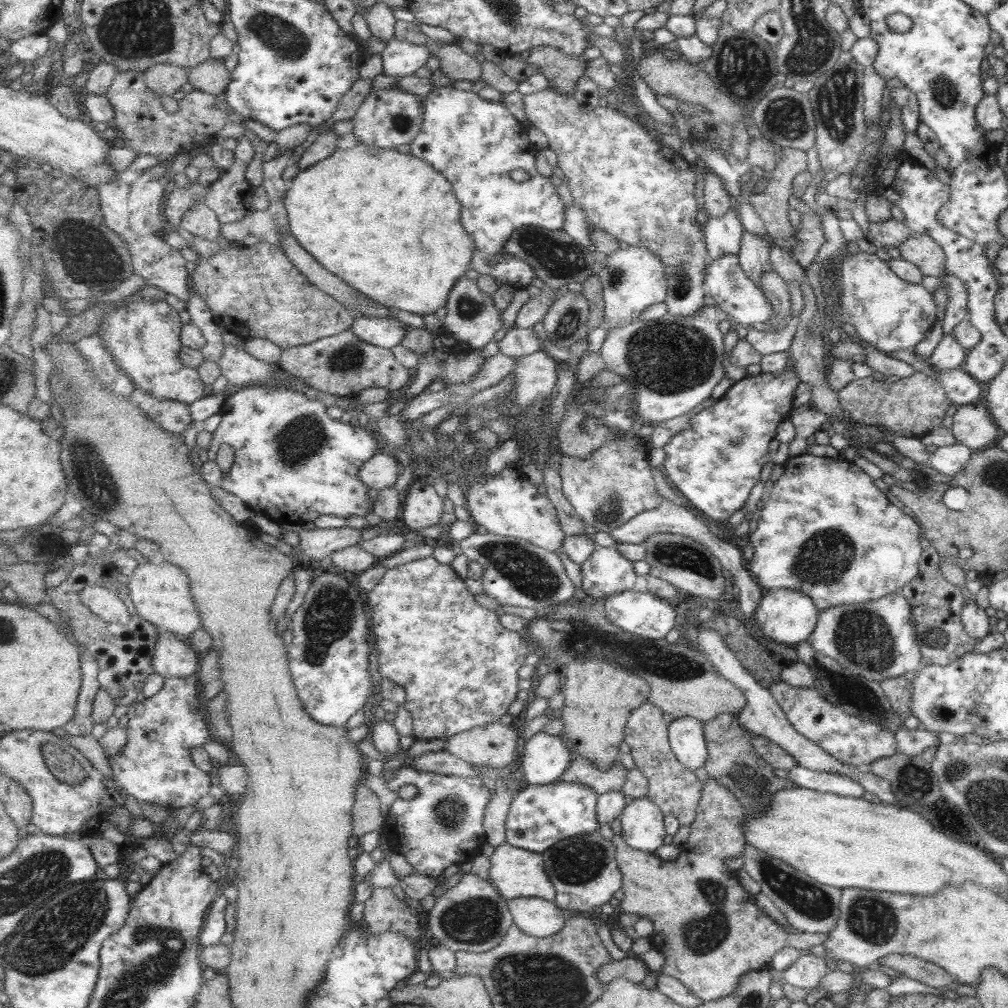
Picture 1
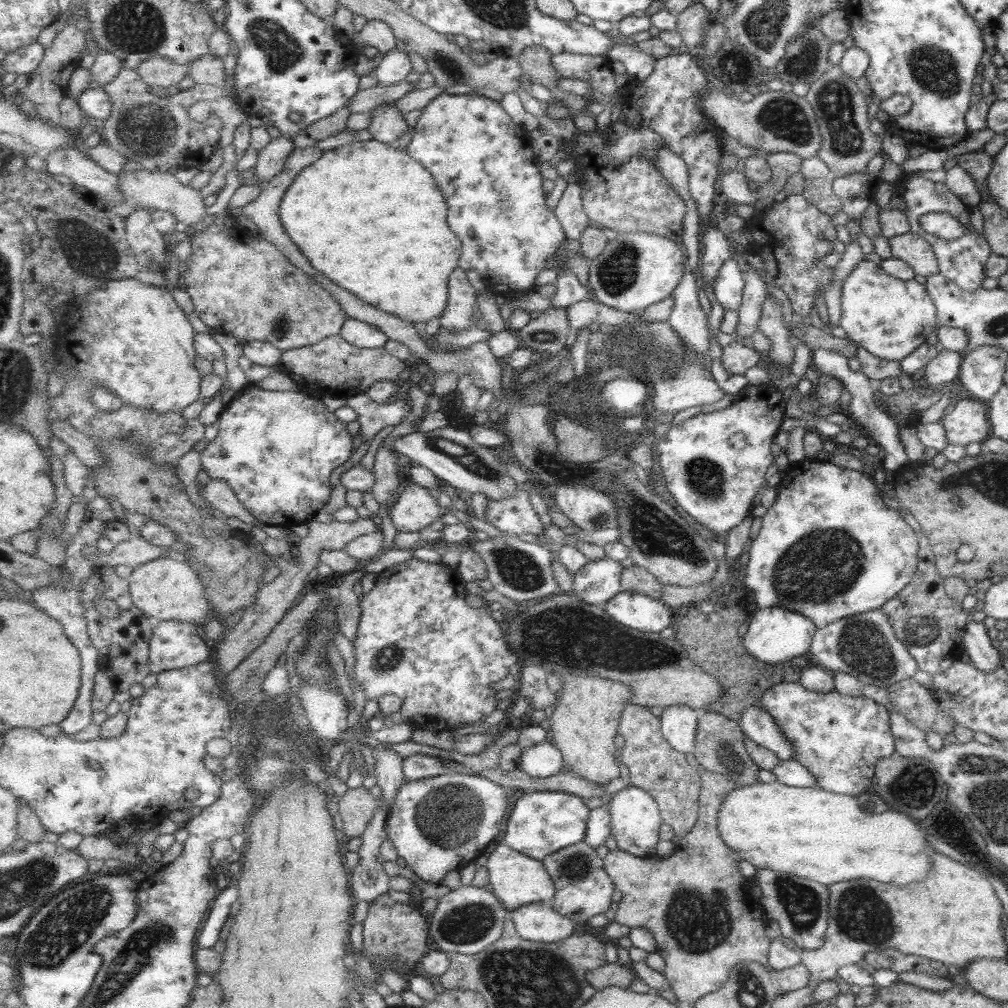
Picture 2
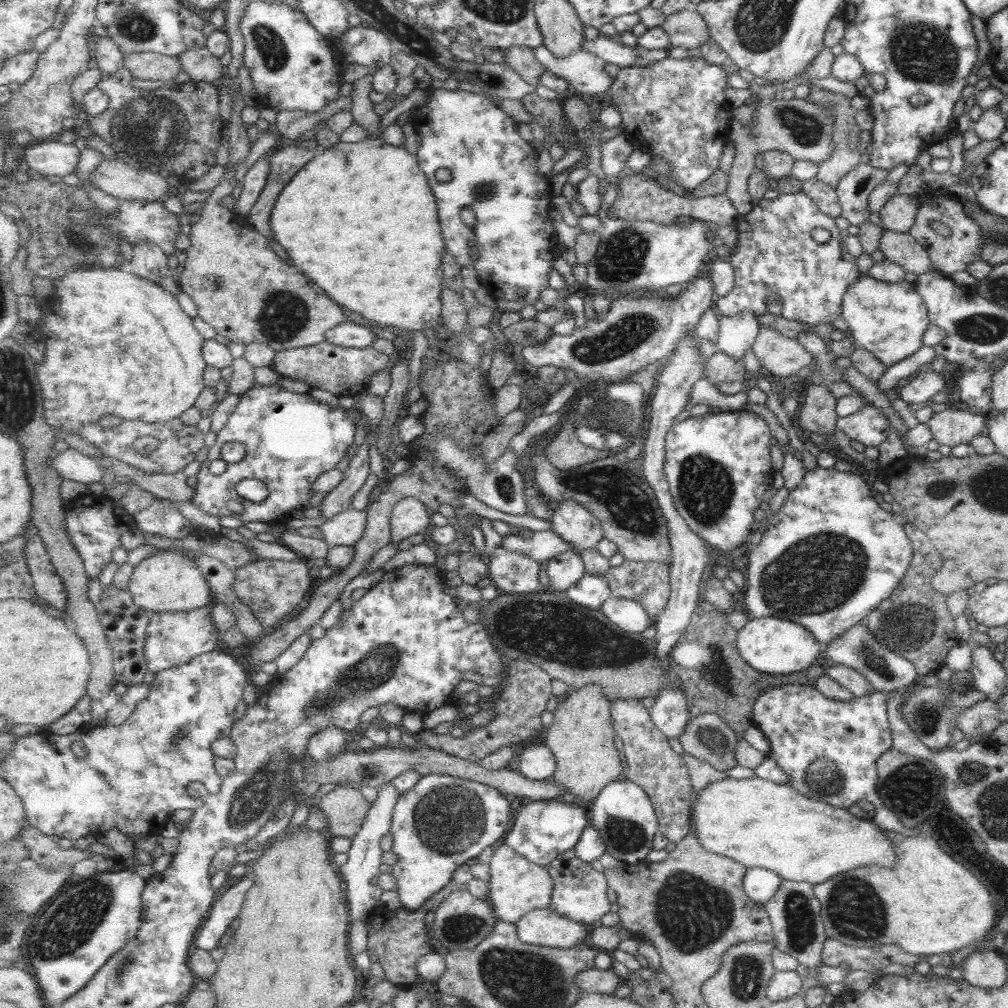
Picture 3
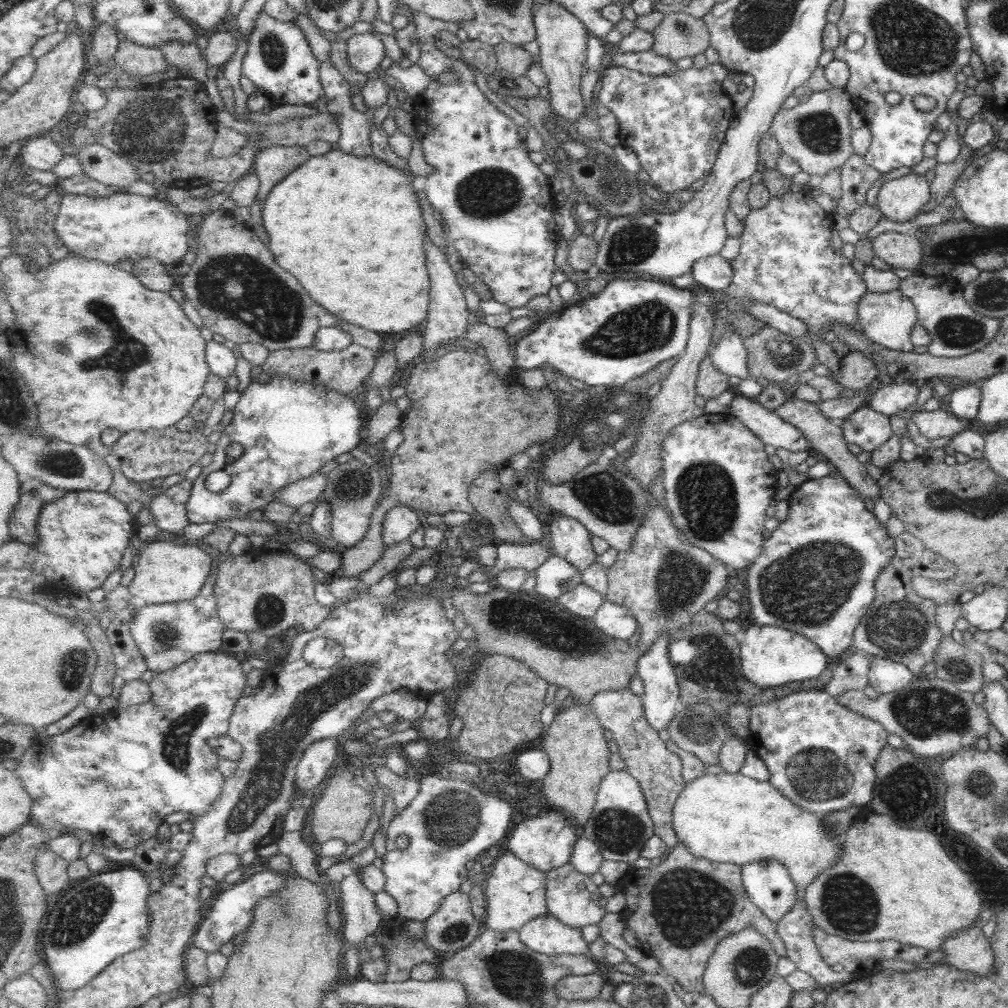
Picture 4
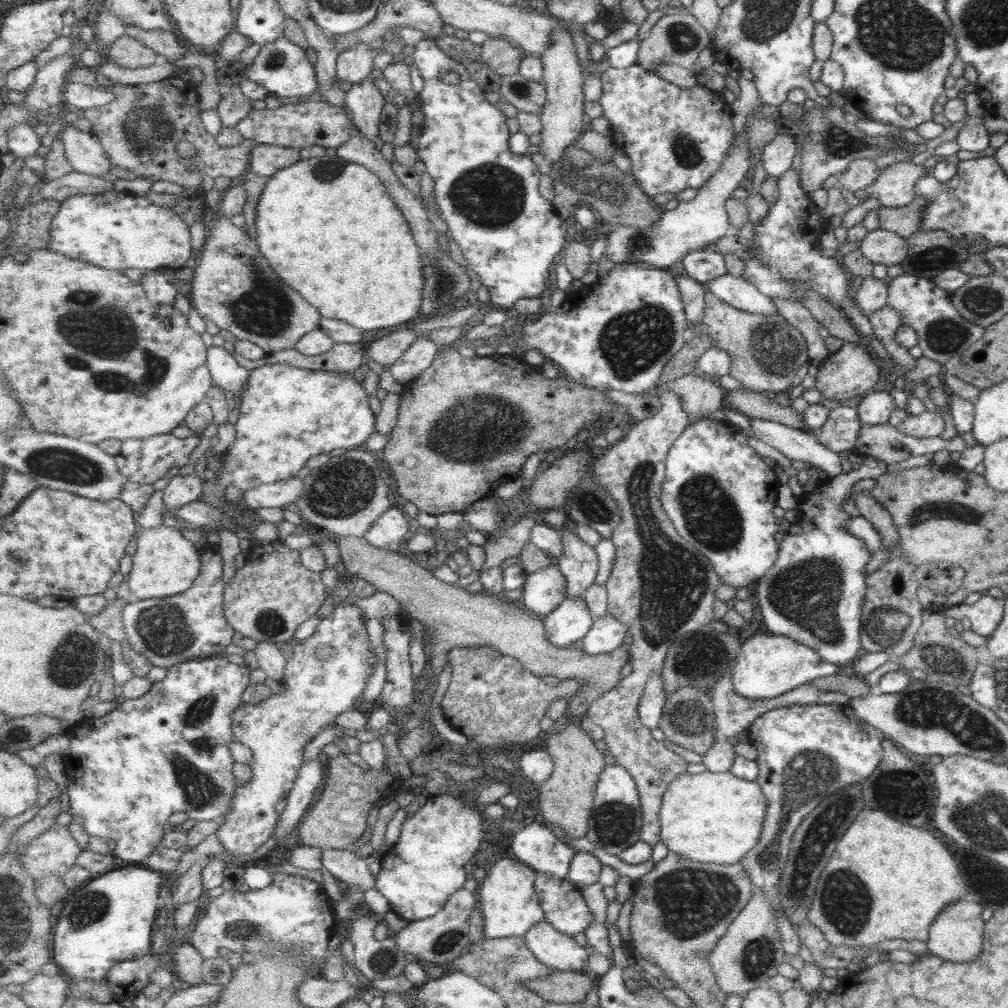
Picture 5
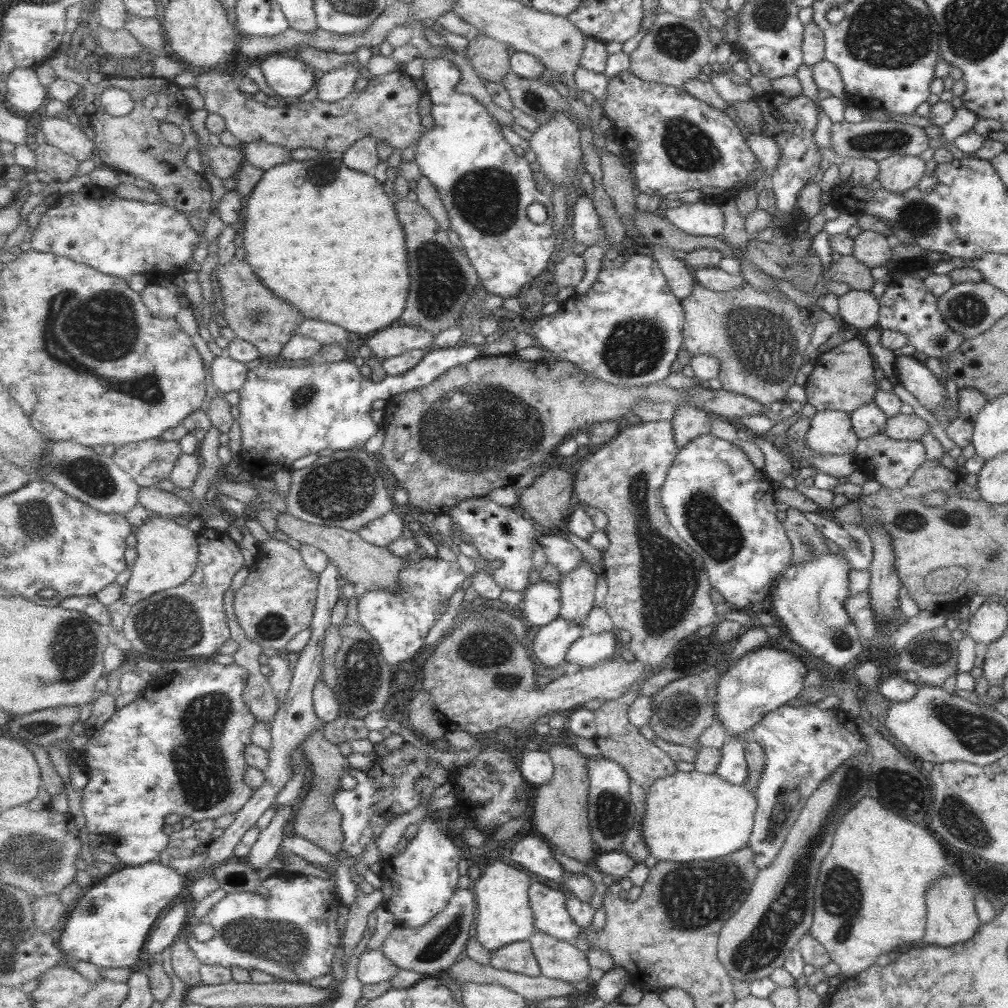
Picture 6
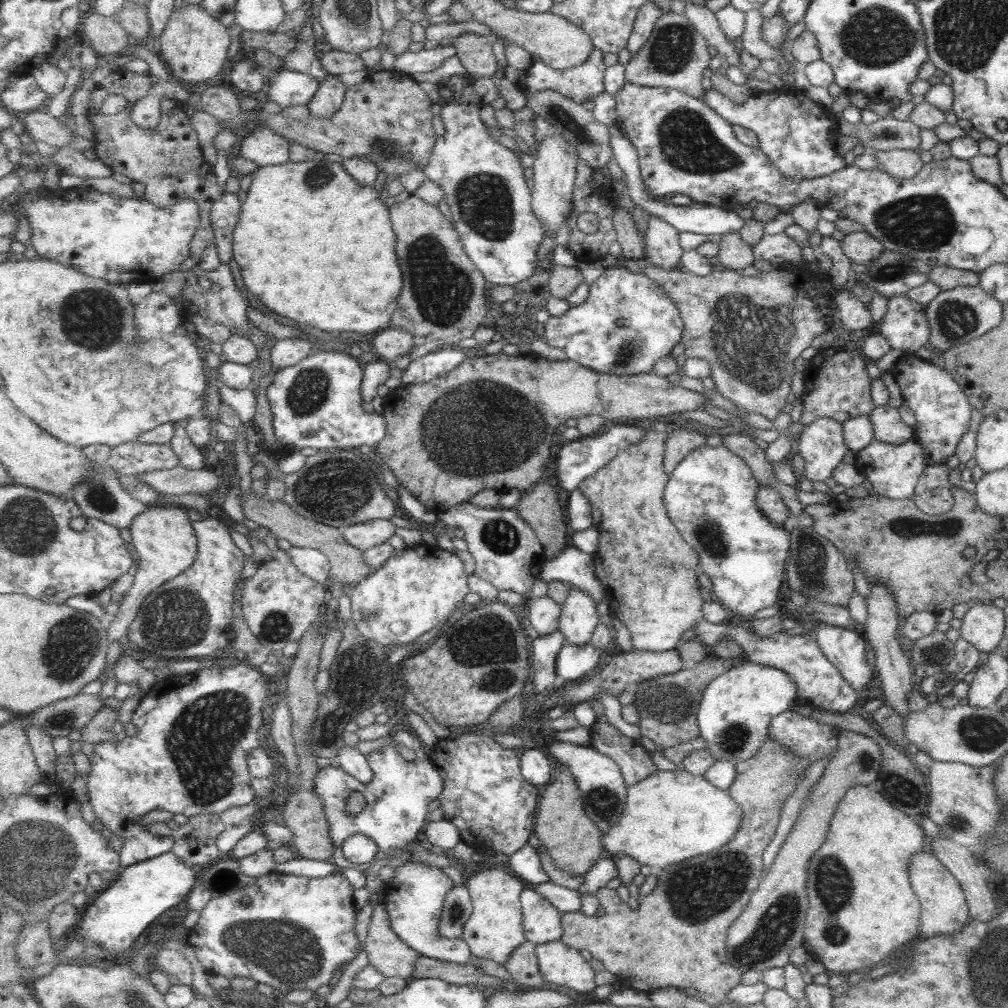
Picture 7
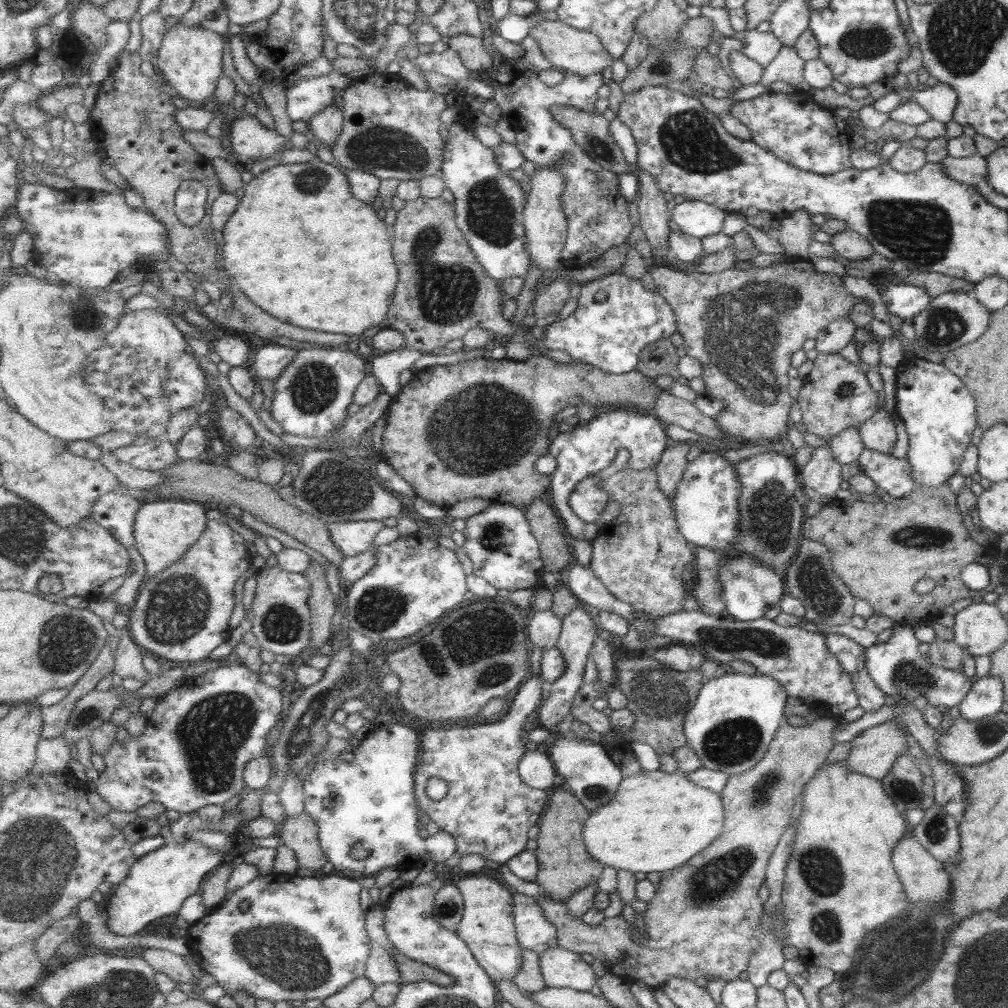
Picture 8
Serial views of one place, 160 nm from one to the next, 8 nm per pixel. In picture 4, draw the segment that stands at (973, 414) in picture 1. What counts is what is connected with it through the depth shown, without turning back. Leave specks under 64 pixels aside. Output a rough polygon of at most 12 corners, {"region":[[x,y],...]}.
{"region":[[945,407],[911,415],[919,434],[952,439],[967,421]]}

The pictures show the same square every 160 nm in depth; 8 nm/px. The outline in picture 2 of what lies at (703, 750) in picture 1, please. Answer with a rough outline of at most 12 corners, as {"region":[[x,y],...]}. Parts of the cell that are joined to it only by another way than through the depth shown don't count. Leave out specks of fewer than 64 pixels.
{"region":[[664,707],[662,731],[675,750],[694,752],[700,712]]}

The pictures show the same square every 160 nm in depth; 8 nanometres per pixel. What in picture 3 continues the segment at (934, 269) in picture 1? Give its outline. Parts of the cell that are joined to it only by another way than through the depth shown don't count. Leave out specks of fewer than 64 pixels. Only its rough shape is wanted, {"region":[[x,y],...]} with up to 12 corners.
{"region":[[883,229],[878,250],[906,272],[933,270],[923,245]]}

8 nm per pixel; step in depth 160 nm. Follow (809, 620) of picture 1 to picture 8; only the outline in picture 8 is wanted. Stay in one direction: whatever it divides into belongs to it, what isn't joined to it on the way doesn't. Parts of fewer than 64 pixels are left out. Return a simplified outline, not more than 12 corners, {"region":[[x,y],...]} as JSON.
{"region":[[729,671],[685,720],[703,767],[754,767],[783,718],[779,682]]}

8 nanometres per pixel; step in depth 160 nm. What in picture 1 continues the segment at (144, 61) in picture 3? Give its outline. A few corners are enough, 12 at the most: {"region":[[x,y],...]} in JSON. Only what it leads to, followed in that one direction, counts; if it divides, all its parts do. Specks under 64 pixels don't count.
{"region":[[155,64],[144,71],[158,95],[173,96],[189,83],[190,70]]}

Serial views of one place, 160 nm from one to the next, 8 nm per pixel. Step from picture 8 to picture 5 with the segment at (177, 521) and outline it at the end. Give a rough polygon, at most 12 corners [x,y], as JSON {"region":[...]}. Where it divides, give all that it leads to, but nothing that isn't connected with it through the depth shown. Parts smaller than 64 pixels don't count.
{"region":[[178,526],[140,529],[134,599],[190,591],[201,552]]}

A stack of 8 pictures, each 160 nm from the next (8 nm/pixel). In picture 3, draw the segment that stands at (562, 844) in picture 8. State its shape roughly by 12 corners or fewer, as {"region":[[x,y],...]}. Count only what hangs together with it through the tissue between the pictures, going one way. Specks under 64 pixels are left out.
{"region":[[571,689],[545,729],[554,782],[588,809],[625,773],[612,703]]}

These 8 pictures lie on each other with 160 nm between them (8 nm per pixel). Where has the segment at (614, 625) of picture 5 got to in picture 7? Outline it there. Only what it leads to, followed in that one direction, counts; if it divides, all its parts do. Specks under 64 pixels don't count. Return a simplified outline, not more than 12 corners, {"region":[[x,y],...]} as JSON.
{"region":[[565,643],[558,676],[586,677],[601,667],[603,648]]}

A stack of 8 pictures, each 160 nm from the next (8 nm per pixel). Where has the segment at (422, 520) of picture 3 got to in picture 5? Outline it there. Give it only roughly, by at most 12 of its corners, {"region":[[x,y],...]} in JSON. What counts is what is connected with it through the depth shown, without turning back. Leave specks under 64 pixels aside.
{"region":[[400,507],[391,508],[364,536],[389,551],[415,530]]}

